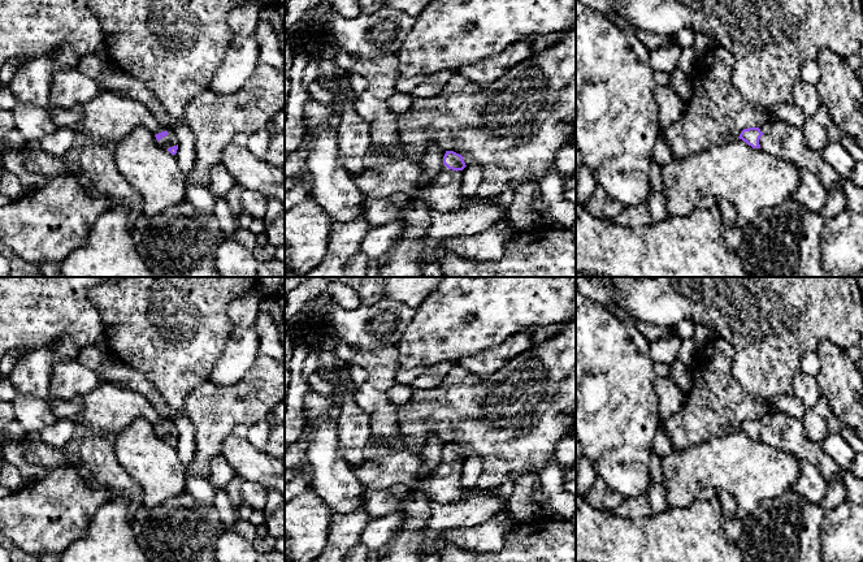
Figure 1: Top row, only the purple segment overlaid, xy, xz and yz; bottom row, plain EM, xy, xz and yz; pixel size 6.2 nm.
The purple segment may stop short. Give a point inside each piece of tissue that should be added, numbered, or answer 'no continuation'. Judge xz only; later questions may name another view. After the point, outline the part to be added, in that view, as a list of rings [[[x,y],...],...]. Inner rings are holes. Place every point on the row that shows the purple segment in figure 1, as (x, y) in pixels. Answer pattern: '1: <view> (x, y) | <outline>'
1: xz (397, 173) | [[[407,154],[387,155],[377,168],[364,169],[351,178],[364,196],[374,199],[406,194],[426,202],[432,212],[452,213],[461,209],[465,195],[461,190],[463,170],[448,169],[444,164],[428,185],[417,183],[422,173],[416,157]]]

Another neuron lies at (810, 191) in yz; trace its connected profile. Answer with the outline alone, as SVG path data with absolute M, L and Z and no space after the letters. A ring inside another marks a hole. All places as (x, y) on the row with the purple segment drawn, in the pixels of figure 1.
M806 168L799 169L799 183L793 198L814 212L823 212L828 193L820 178Z

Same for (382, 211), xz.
M395 194L380 199L365 196L363 209L370 228L399 220L402 209L408 204L409 198L406 194Z

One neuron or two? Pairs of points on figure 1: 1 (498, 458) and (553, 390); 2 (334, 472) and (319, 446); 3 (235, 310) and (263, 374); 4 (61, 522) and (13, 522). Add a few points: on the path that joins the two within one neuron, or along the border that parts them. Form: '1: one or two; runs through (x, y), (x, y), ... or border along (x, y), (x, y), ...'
1: one; runs through (508, 441), (510, 433), (536, 407)
2: one; runs through (328, 466), (322, 453)
3: two; border along (260, 312), (252, 325)
4: one; runs through (50, 523), (25, 522)

